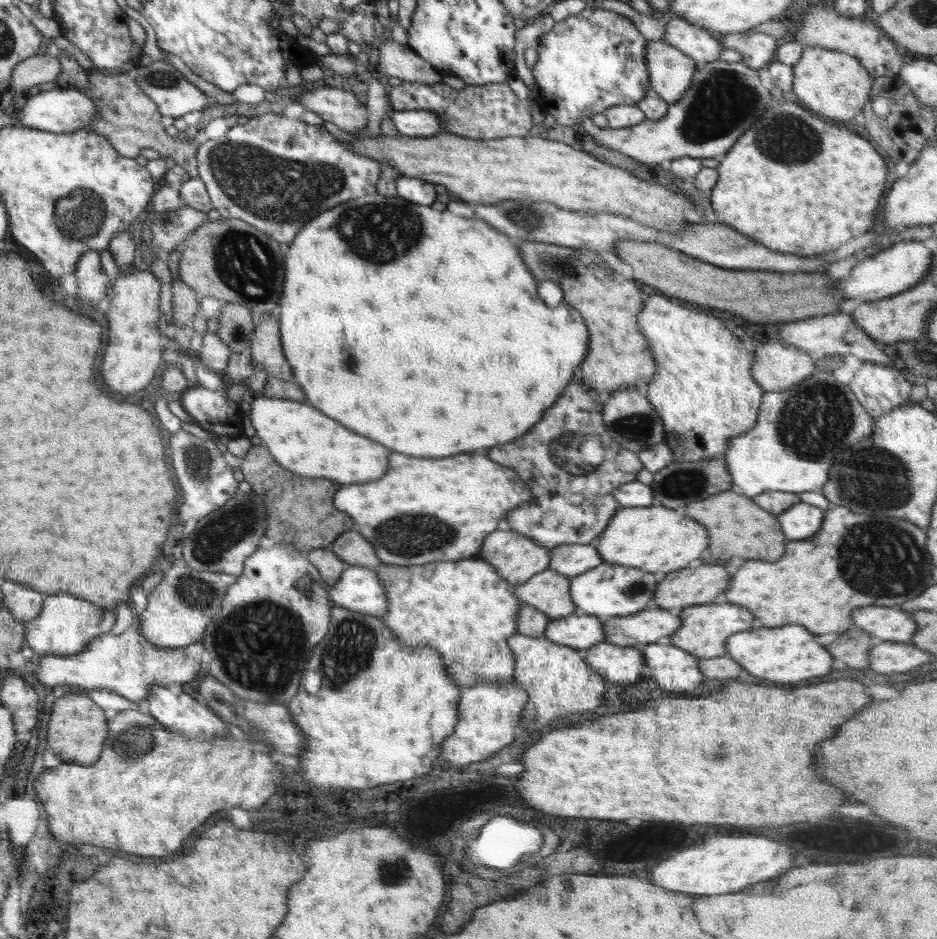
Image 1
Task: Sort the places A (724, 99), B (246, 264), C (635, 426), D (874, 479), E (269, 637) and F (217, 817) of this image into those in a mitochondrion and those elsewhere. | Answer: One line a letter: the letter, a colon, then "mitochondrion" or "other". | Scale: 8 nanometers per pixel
A: mitochondrion
B: mitochondrion
C: mitochondrion
D: mitochondrion
E: mitochondrion
F: other

